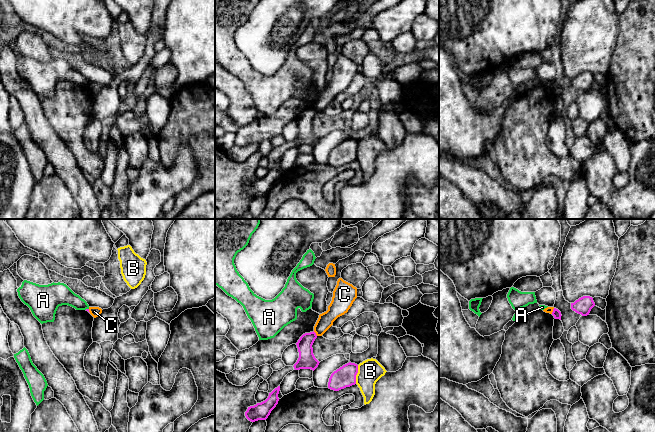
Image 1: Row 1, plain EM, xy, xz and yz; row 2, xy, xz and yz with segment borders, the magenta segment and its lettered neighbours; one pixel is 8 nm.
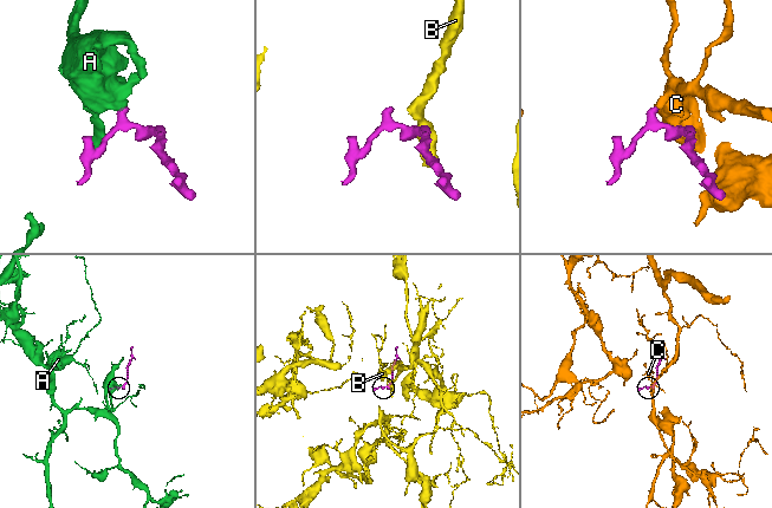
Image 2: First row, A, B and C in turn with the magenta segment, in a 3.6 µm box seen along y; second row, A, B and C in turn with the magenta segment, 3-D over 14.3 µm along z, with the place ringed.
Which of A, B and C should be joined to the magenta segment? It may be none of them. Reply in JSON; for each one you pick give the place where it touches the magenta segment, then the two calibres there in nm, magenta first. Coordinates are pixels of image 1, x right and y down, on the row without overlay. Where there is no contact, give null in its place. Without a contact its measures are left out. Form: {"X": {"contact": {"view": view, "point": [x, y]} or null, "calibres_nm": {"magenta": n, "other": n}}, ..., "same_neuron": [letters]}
{"same_neuron": []}

